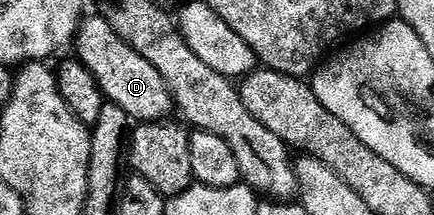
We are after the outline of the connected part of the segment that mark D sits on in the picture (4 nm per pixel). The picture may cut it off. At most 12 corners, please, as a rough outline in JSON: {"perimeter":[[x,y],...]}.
{"perimeter":[[105,17],[81,20],[77,58],[134,121],[172,111],[164,77]]}

